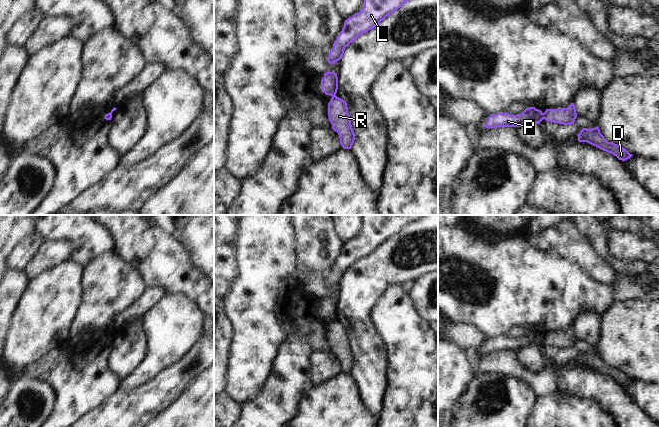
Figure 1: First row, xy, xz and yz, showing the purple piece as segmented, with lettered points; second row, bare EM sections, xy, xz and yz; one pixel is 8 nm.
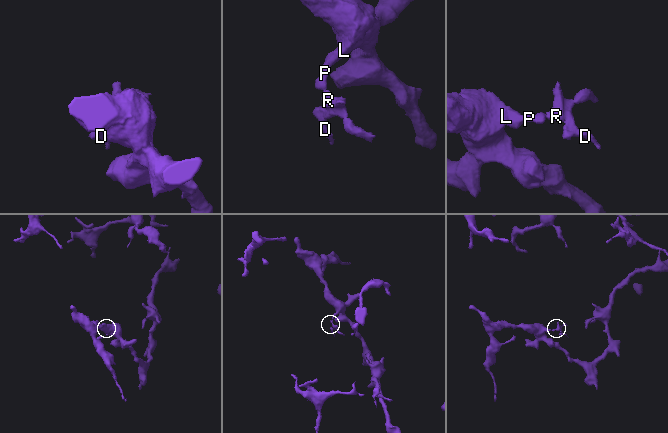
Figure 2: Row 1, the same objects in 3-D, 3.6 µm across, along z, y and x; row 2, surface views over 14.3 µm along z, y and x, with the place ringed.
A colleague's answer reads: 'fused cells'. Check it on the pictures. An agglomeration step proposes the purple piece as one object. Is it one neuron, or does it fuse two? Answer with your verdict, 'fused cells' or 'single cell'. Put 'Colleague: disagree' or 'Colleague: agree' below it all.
fused cells
Colleague: agree

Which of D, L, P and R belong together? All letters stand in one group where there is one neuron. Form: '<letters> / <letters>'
D R / L P

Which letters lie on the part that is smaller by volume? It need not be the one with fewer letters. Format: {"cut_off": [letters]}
{"cut_off": ["D", "R"]}

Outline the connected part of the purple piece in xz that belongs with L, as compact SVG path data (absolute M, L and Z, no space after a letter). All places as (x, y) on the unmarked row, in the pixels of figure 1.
M364 215L364 231L344 246L327 282L328 287L339 285L345 272L363 257L379 249L387 240L402 231L412 221L424 215Z

